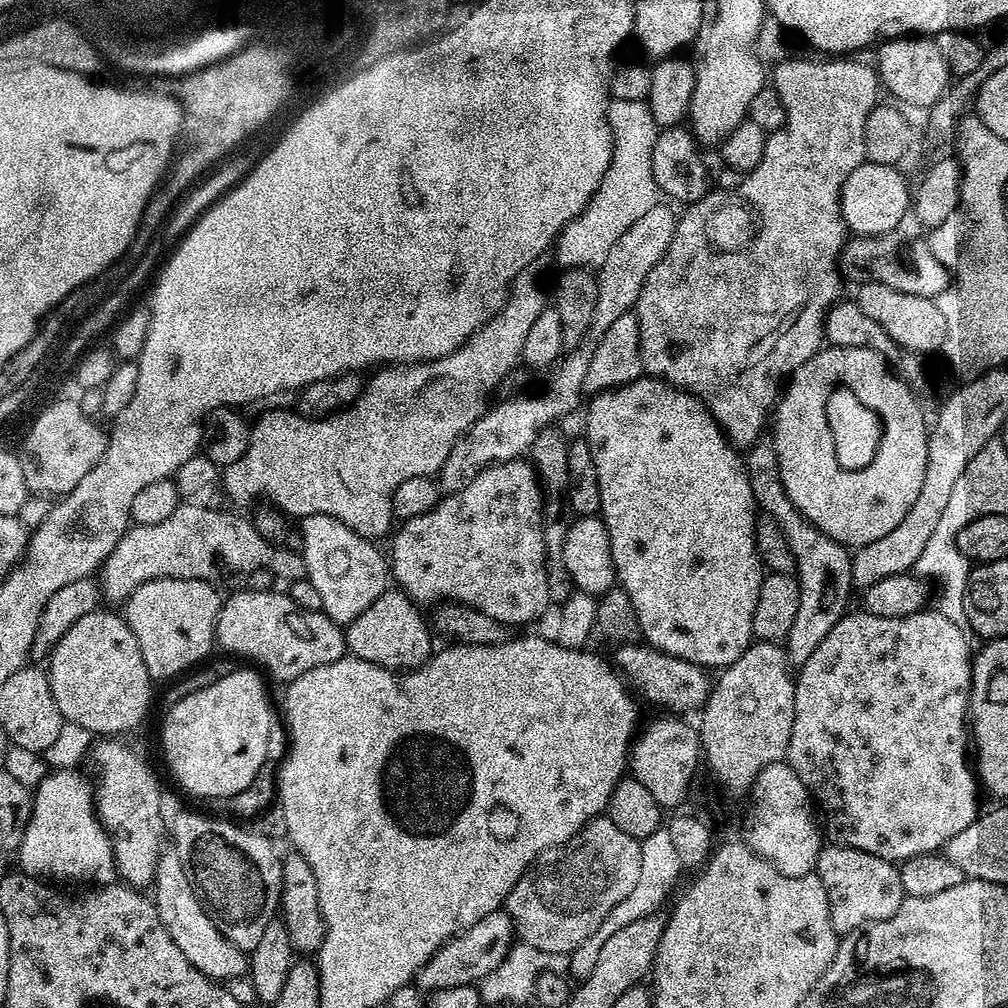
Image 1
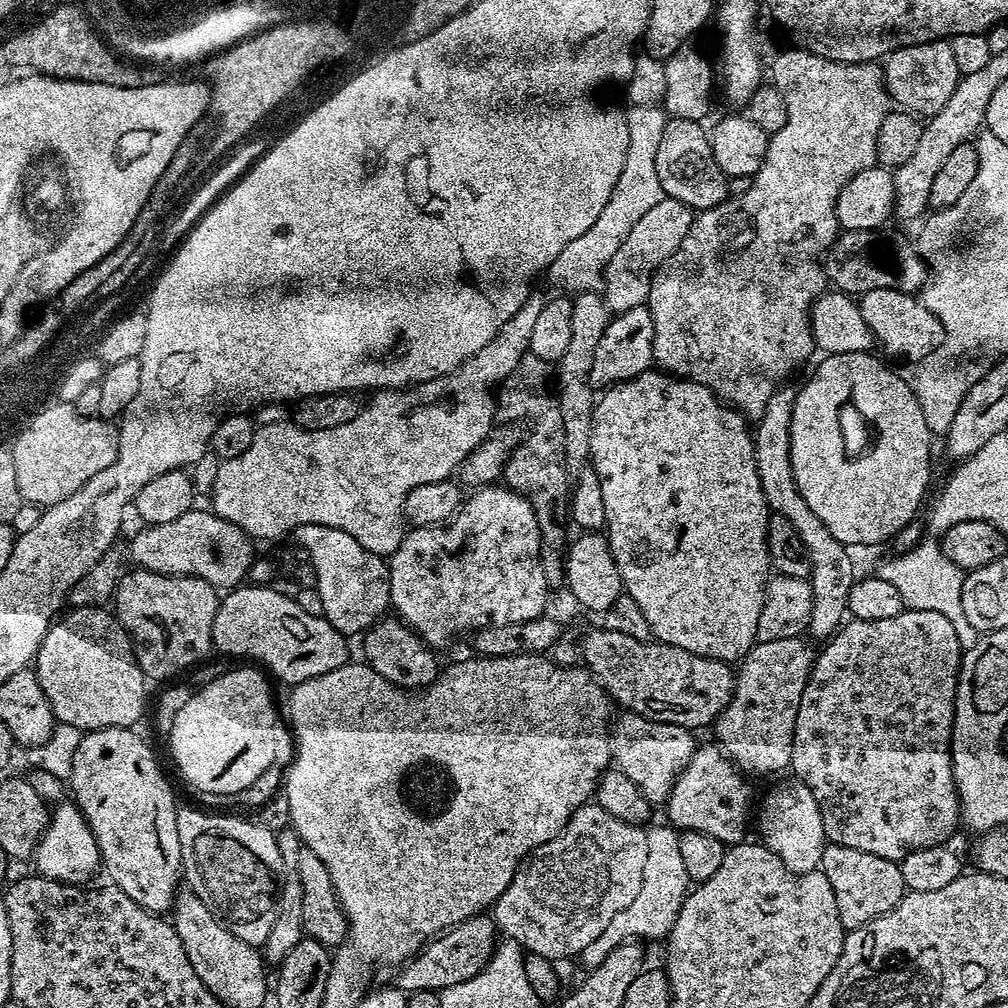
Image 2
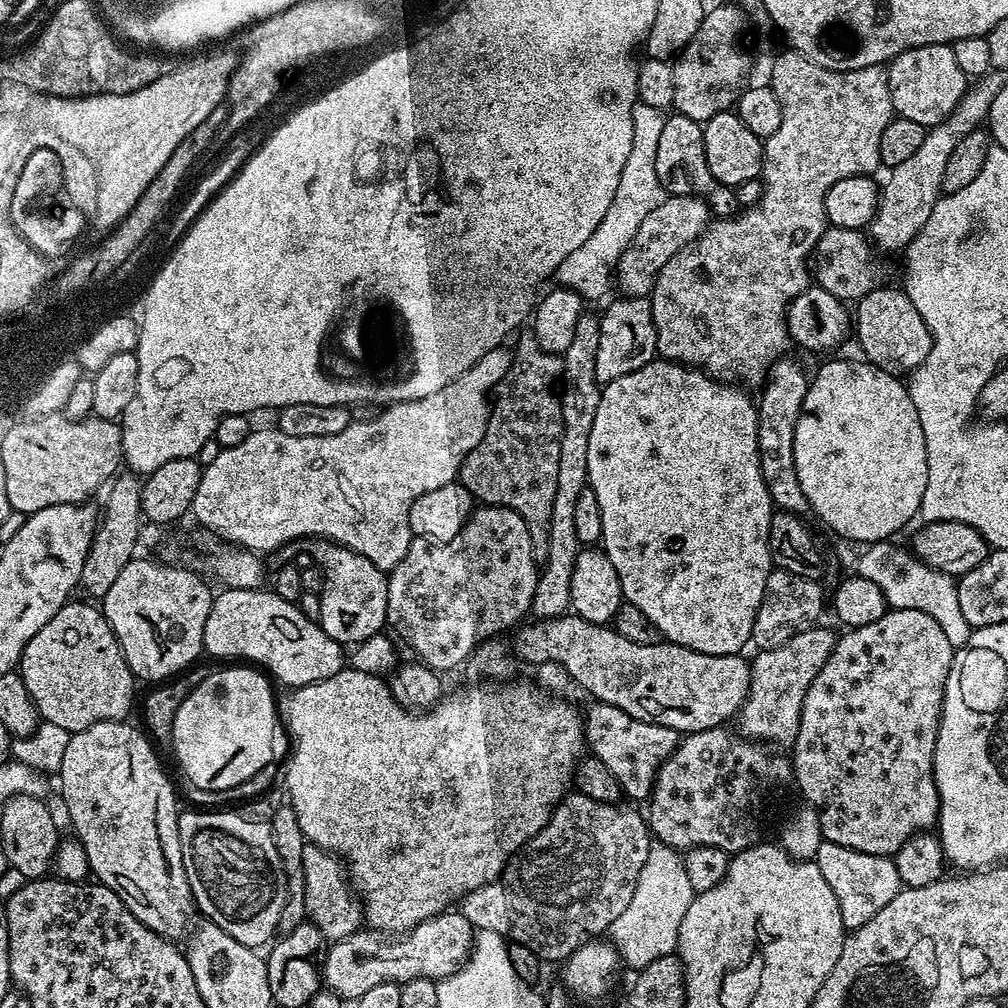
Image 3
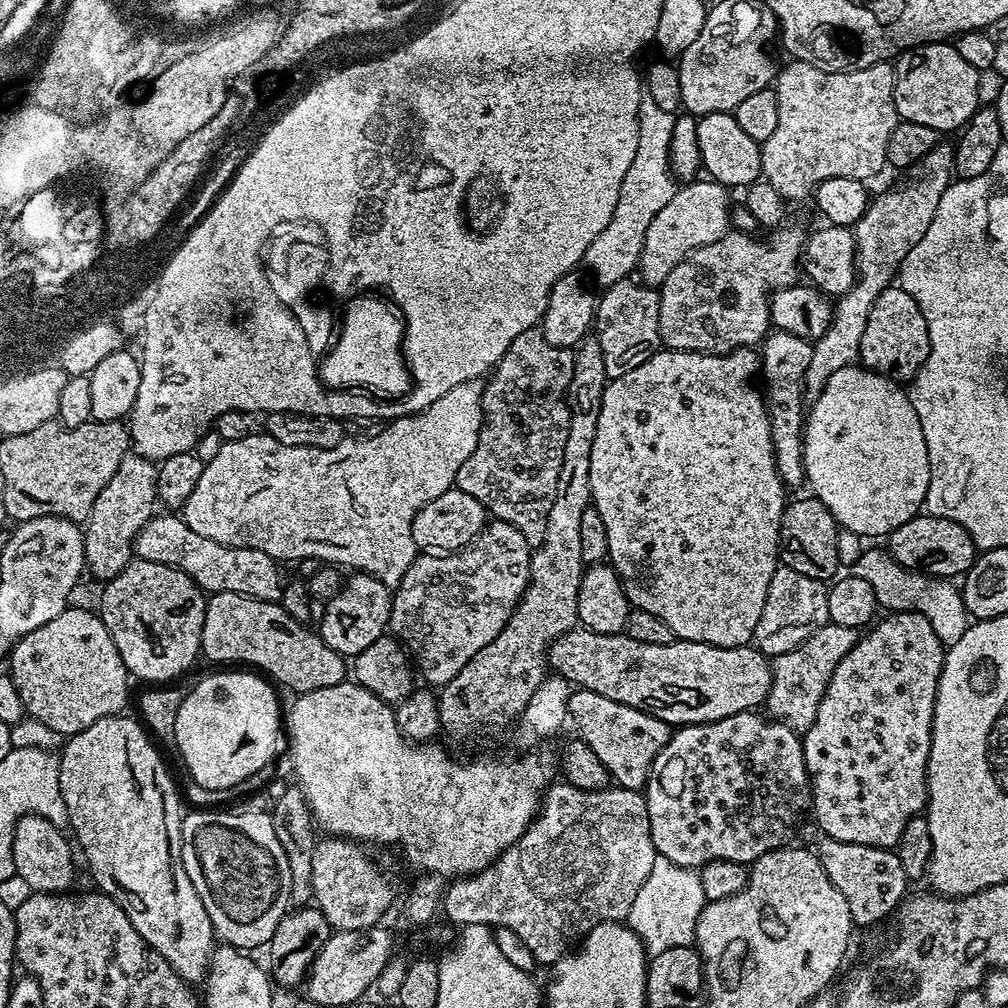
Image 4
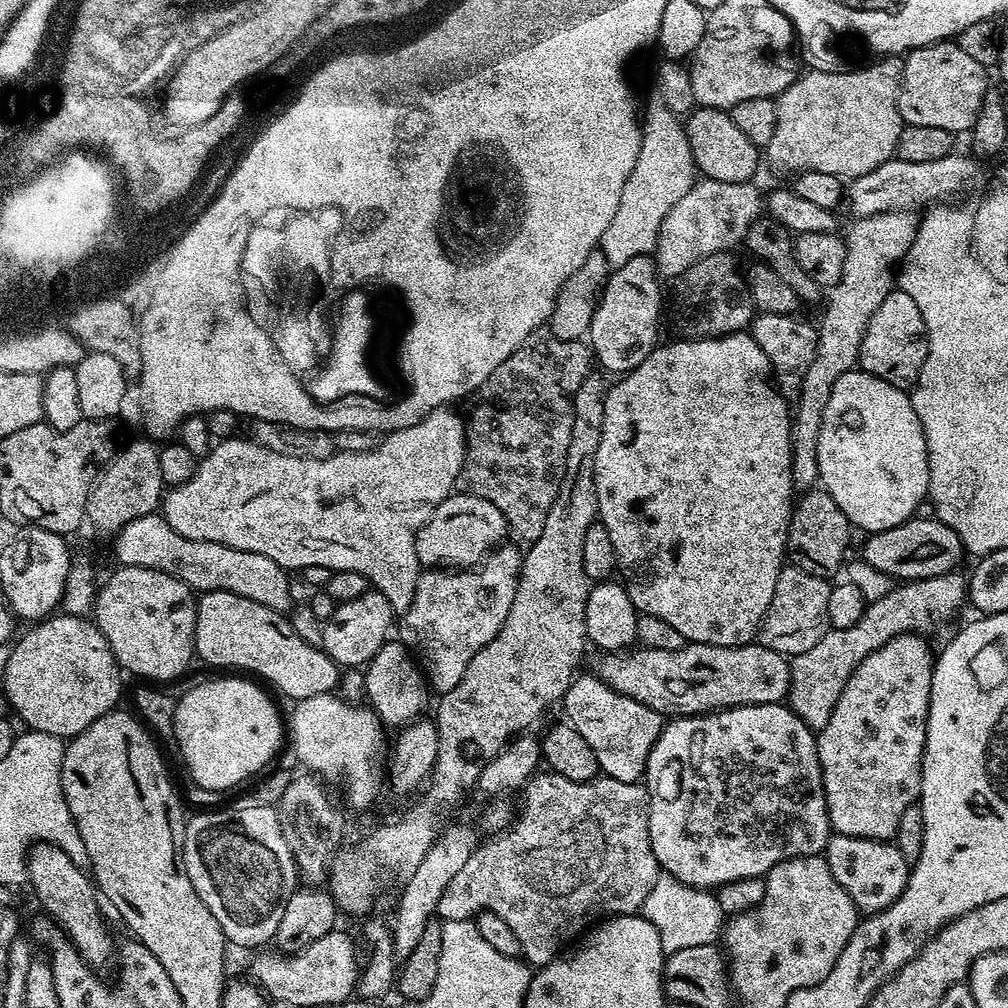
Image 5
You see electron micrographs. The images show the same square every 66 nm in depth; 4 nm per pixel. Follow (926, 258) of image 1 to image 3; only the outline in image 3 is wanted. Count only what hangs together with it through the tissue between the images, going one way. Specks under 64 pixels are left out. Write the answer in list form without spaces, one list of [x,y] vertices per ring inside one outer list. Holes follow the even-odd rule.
[[[829,226],[824,229],[822,238],[818,238],[816,243],[815,283],[822,290],[830,290],[830,294],[834,294],[834,298],[845,302],[858,302],[867,292],[881,287],[885,283],[884,268],[880,265],[880,260],[876,255],[878,252],[873,241],[861,229]]]

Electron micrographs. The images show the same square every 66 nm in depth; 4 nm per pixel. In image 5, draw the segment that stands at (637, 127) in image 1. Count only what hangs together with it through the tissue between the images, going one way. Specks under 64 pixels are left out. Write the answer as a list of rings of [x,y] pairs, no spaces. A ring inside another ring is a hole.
[[[653,91],[648,101],[642,104],[642,123],[640,125],[640,149],[638,162],[634,162],[634,170],[630,170],[630,178],[626,178],[626,186],[622,186],[622,199],[618,201],[618,210],[610,226],[606,226],[606,234],[602,234],[598,250],[606,258],[609,269],[621,268],[630,262],[630,258],[638,258],[655,253],[656,239],[660,233],[662,222],[666,214],[670,214],[670,206],[690,190],[697,179],[696,163],[690,150],[690,142],[684,133],[684,124],[681,117],[674,114],[662,102],[662,94]]]

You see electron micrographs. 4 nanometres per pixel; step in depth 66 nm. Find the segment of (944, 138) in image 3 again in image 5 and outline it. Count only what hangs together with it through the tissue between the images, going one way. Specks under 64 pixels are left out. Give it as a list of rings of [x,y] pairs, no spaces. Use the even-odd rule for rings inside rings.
[[[905,210],[861,216],[851,221],[852,229],[844,240],[846,258],[842,262],[842,274],[835,286],[827,289],[824,317],[818,323],[816,334],[814,362],[810,362],[806,378],[802,378],[800,394],[794,401],[794,411],[791,413],[792,487],[797,493],[803,494],[809,488],[817,487],[820,475],[816,443],[826,402],[830,402],[834,382],[857,367],[862,338],[870,317],[874,315],[874,310],[878,310],[878,306],[882,306],[886,294],[894,291],[898,265],[908,255],[910,246],[916,241],[916,232],[922,227],[916,216],[915,211]]]

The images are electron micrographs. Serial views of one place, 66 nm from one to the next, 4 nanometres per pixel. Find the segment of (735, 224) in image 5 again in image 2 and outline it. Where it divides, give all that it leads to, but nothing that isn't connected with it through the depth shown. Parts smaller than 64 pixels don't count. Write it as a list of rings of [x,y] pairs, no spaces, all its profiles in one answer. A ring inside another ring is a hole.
[[[661,198],[658,206],[653,206],[647,214],[642,214],[638,222],[634,222],[630,234],[618,250],[614,250],[614,258],[606,262],[604,279],[602,281],[602,295],[609,313],[634,310],[634,306],[644,304],[648,298],[652,273],[656,272],[678,250],[686,230],[692,225],[693,209],[680,201]]]

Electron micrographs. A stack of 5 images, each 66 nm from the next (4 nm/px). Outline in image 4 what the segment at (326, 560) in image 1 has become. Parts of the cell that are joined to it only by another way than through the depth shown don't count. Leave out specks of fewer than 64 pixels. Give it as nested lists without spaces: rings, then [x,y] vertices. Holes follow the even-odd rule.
[[[353,571],[344,584],[328,599],[324,617],[318,622],[318,634],[339,656],[353,658],[366,646],[371,646],[389,631],[388,619],[392,609],[393,593],[369,572]]]

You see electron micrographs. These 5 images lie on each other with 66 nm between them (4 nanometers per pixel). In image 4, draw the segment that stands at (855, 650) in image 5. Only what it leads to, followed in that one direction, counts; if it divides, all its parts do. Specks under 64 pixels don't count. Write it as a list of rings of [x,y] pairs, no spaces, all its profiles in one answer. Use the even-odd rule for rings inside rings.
[[[829,622],[822,626],[802,646],[772,660],[772,685],[766,701],[766,712],[773,720],[790,726],[797,734],[803,734],[814,722],[818,706],[826,694],[826,686],[832,681],[834,670],[858,639],[857,629],[838,626]]]

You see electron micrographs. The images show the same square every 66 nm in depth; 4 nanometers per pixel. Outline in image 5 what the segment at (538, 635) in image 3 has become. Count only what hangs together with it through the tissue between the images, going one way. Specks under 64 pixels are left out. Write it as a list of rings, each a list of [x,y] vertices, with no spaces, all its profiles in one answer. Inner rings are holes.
[[[688,642],[673,652],[639,646],[631,650],[604,652],[596,660],[594,674],[599,680],[618,690],[618,694],[626,694],[626,698],[634,698],[634,702],[642,702],[642,706],[650,706],[650,710],[659,712],[665,718],[679,718],[703,716],[706,712],[719,712],[722,708],[779,704],[790,690],[792,665],[789,657],[778,654],[758,642],[743,644],[737,648]]]

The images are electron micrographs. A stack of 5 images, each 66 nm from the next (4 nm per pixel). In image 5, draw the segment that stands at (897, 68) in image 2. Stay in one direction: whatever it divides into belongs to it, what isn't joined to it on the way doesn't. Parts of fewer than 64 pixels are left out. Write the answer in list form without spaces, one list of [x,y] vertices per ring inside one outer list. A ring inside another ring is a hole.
[[[954,42],[927,44],[914,48],[903,57],[900,69],[898,110],[905,124],[938,126],[953,134],[967,133],[975,118],[983,96],[990,88],[989,69],[970,58]]]

